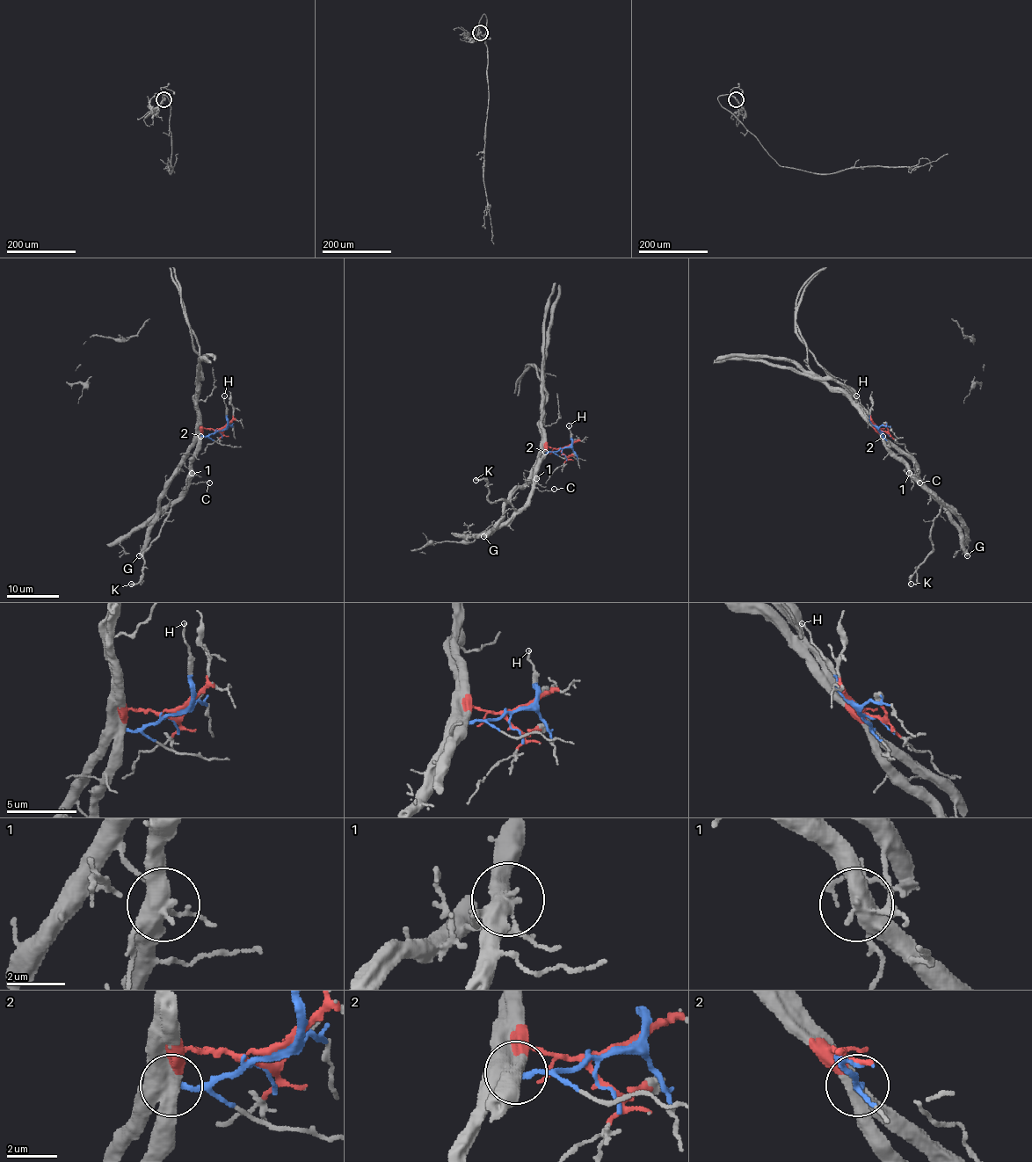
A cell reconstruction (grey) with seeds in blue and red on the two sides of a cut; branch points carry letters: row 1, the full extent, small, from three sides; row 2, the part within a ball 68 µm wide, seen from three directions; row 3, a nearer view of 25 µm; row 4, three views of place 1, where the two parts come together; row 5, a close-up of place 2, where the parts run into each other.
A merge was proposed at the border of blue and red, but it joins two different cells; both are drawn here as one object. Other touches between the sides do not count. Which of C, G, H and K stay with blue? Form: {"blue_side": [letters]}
{"blue_side": ["G", "H"]}

